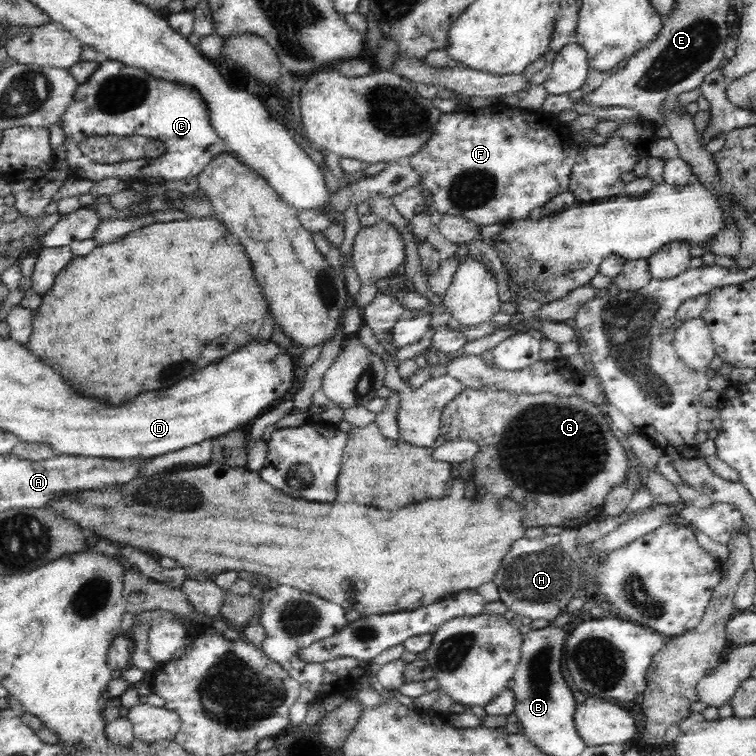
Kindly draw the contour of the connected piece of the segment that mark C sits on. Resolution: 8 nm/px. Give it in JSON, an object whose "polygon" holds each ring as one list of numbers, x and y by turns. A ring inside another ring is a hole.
{"polygon":[[103,58,99,60,98,70,93,76,79,84,72,104,60,116,59,122,65,132,70,177,93,182,132,176,132,172,172,181,192,178,198,176,202,169,210,167,217,154,229,152,228,145,217,138,212,126,209,126,208,105,192,88,153,79,144,70],[106,135,142,135,160,140,165,144,165,152,156,159,138,159,132,160,132,164,120,164,120,168,116,168,116,164,108,166,88,160,81,152,80,144,89,136]]}

